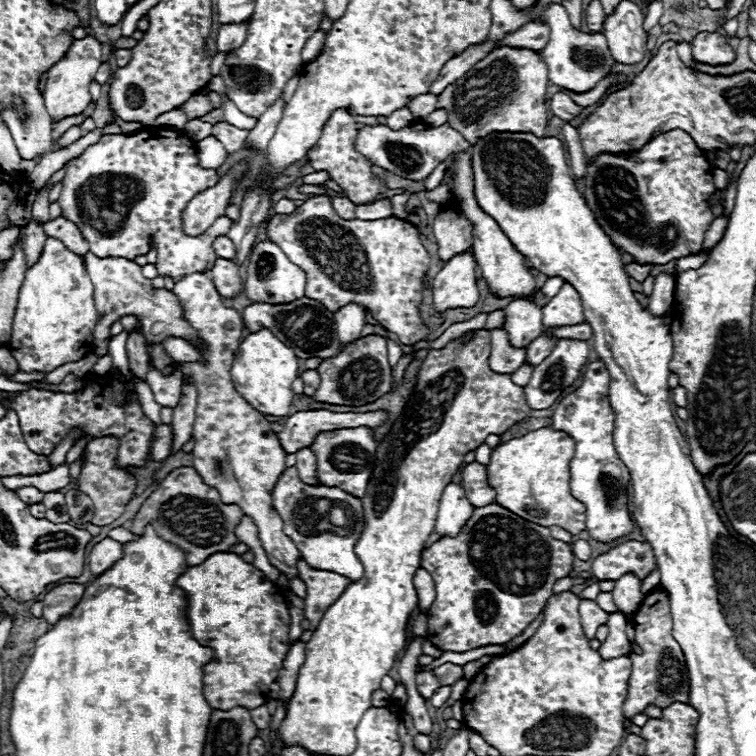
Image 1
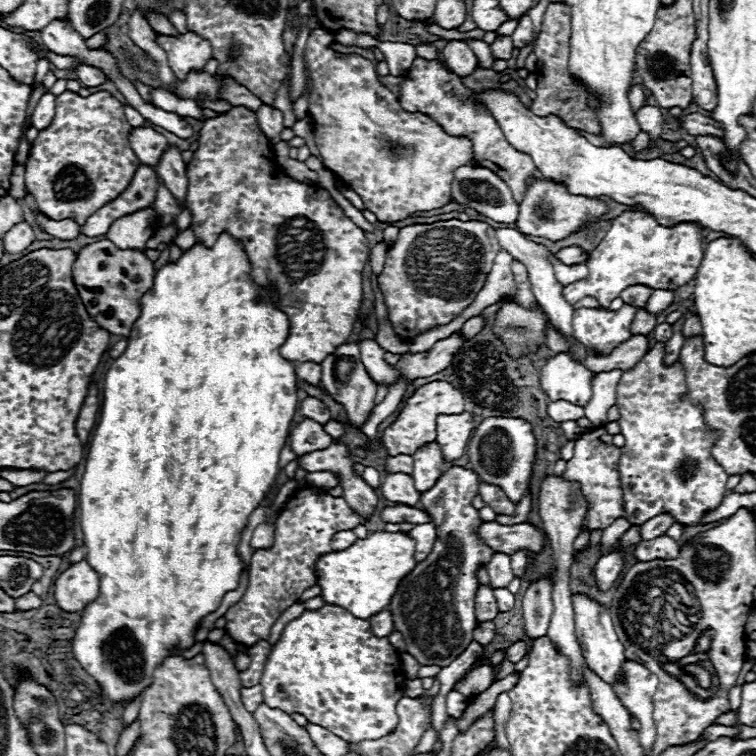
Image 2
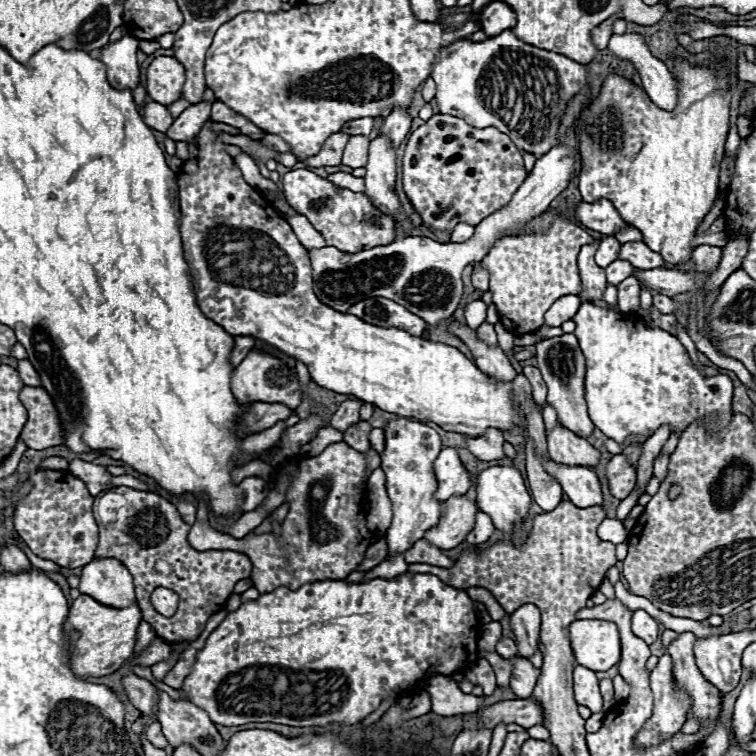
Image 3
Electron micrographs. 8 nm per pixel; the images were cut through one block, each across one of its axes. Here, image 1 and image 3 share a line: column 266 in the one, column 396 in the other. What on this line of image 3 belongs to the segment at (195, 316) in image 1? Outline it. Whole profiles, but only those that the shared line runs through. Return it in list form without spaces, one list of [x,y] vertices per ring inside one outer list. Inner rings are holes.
[[[394,420],[388,422],[386,428],[386,450],[382,452],[382,470],[386,474],[386,490],[392,500],[392,526],[386,530],[386,544],[388,544],[388,556],[394,558],[396,554],[404,554],[412,544],[420,538],[424,538],[424,532],[432,528],[440,514],[444,502],[434,500],[436,490],[436,478],[432,470],[432,462],[436,460],[438,452],[442,450],[440,436],[420,422],[410,420]]]

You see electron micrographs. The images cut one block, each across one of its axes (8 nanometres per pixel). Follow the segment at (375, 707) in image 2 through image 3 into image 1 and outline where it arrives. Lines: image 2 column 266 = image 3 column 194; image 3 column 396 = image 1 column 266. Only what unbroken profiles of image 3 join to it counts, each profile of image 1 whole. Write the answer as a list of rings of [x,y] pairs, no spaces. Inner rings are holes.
[[[216,552],[202,564],[188,566],[178,580],[178,586],[188,592],[188,620],[194,640],[216,652],[214,660],[204,666],[204,696],[208,704],[212,708],[244,706],[248,710],[266,704],[268,686],[278,680],[278,670],[288,652],[290,610],[280,586],[232,552]]]

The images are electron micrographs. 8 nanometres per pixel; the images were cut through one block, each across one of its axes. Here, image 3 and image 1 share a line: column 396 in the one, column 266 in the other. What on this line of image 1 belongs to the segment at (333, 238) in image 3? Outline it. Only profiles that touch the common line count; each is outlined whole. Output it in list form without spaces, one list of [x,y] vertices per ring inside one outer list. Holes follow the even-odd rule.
[[[312,196],[302,206],[298,206],[292,214],[288,216],[276,214],[268,222],[266,230],[268,230],[268,238],[274,244],[280,244],[282,252],[306,272],[308,298],[322,302],[330,312],[336,312],[344,304],[350,304],[350,302],[364,304],[368,312],[380,318],[380,324],[386,330],[398,334],[398,338],[410,346],[420,342],[428,334],[428,328],[422,324],[418,306],[422,300],[422,284],[424,284],[424,274],[430,264],[430,256],[426,248],[422,246],[414,224],[398,216],[380,218],[380,220],[358,220],[358,218],[344,220],[336,214],[332,200],[328,196]]]

